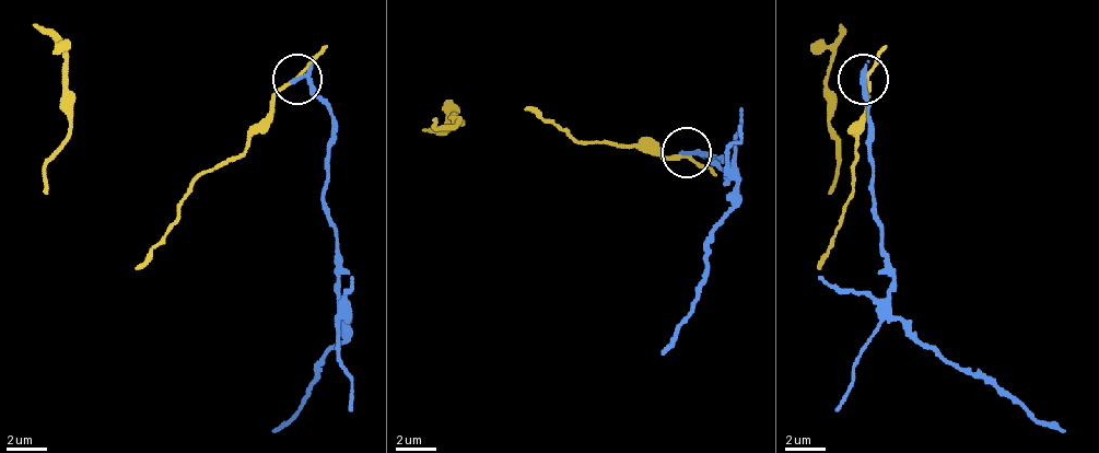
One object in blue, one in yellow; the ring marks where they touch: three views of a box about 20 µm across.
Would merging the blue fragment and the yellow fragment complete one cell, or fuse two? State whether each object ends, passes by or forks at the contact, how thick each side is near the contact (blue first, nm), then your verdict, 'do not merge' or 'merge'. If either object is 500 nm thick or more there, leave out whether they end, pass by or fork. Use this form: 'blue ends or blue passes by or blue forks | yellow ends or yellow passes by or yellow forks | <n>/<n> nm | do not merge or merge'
blue ends | yellow passes by | 280/150 nm | do not merge

